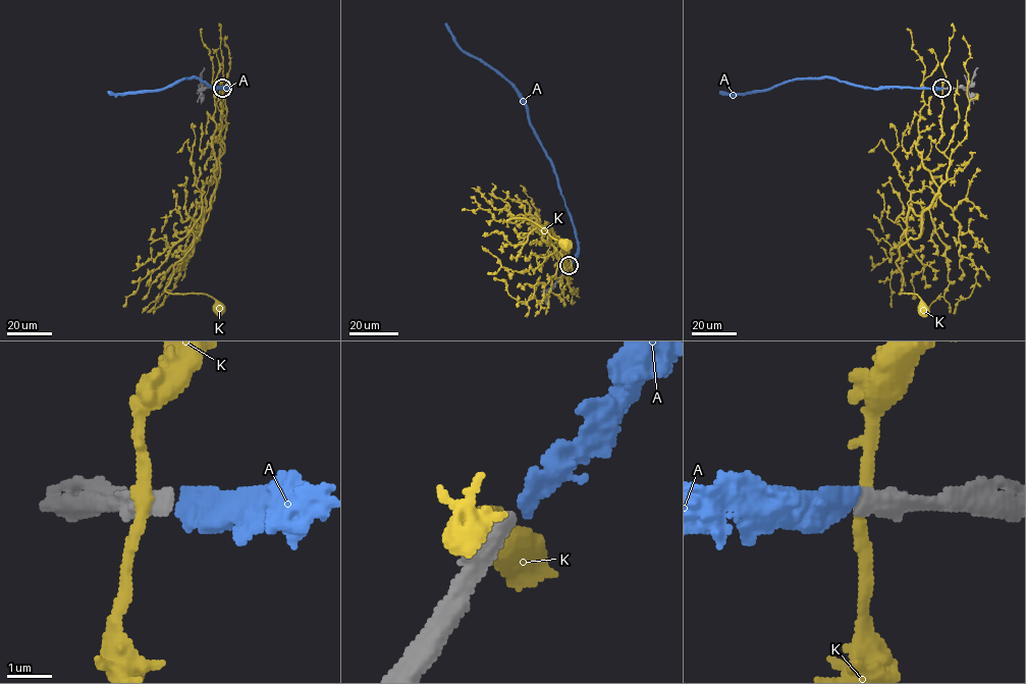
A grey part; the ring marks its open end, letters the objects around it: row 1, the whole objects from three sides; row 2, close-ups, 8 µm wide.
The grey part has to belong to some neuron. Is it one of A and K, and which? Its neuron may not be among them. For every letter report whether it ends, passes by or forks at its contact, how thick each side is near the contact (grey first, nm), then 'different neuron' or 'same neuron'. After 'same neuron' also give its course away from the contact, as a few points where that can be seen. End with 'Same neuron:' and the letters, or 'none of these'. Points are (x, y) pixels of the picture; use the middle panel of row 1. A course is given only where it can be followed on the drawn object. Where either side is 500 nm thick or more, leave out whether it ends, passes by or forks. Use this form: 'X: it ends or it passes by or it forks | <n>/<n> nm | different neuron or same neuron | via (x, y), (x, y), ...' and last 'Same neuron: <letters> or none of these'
A: it ends | 380/420 nm | same neuron | via (569, 264), (577, 251), (576, 230), (552, 162), (531, 123), (528, 106), (503, 77), (466, 54), (444, 23)
K: 500/280 nm | different neuron
Same neuron: A

